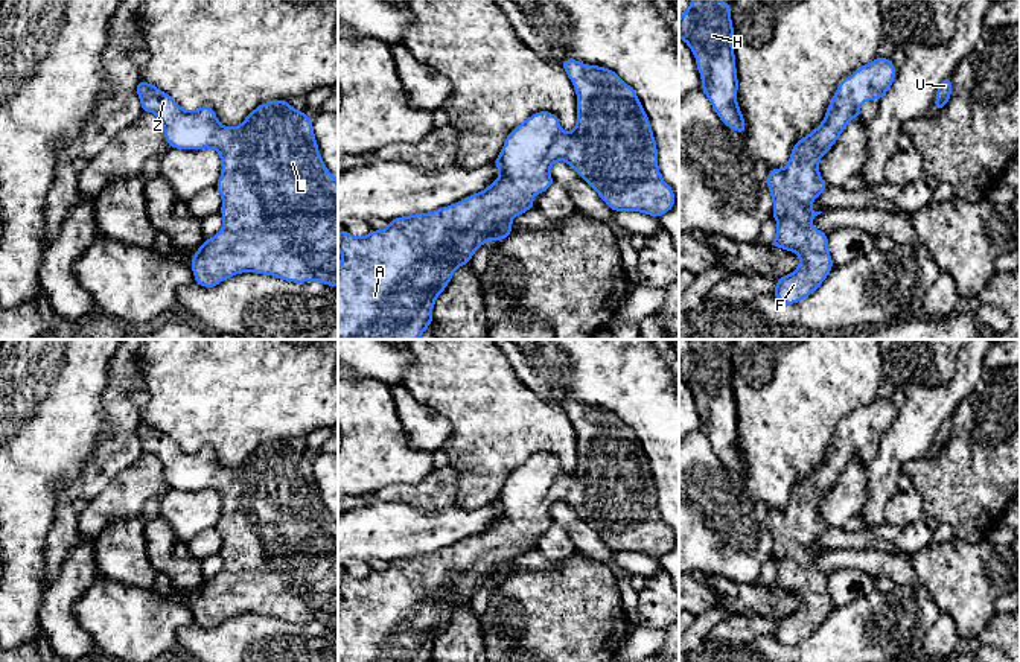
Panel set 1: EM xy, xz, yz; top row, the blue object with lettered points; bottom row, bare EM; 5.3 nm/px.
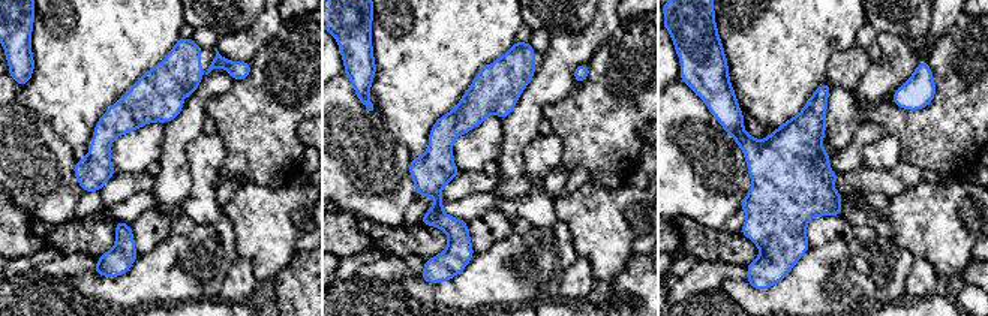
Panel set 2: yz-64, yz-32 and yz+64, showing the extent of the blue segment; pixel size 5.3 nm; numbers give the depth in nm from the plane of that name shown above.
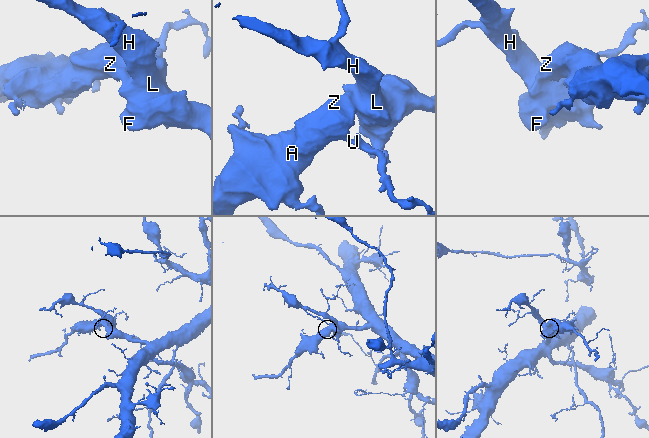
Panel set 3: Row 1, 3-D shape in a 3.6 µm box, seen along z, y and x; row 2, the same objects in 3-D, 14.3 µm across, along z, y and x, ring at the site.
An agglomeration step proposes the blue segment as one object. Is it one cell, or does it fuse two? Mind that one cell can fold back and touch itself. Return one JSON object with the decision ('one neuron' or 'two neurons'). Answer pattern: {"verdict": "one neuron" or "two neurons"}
{"verdict": "one neuron"}

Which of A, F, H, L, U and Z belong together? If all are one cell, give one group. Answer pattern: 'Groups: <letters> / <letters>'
Groups: A F H L U Z

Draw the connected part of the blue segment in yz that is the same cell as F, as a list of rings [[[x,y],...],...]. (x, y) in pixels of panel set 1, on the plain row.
[[[878,397],[857,409],[851,419],[842,420],[824,463],[796,482],[786,508],[769,510],[772,559],[778,563],[772,587],[793,592],[801,600],[792,615],[776,622],[773,636],[784,645],[807,639],[833,610],[828,577],[810,566],[811,560],[822,554],[813,552],[810,546],[828,528],[819,516],[819,499],[831,490],[853,458],[862,460],[859,450],[865,441],[886,435],[894,417],[892,400]]]

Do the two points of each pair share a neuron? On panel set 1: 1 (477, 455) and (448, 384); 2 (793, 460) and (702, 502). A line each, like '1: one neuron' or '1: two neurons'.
1: one neuron
2: two neurons

